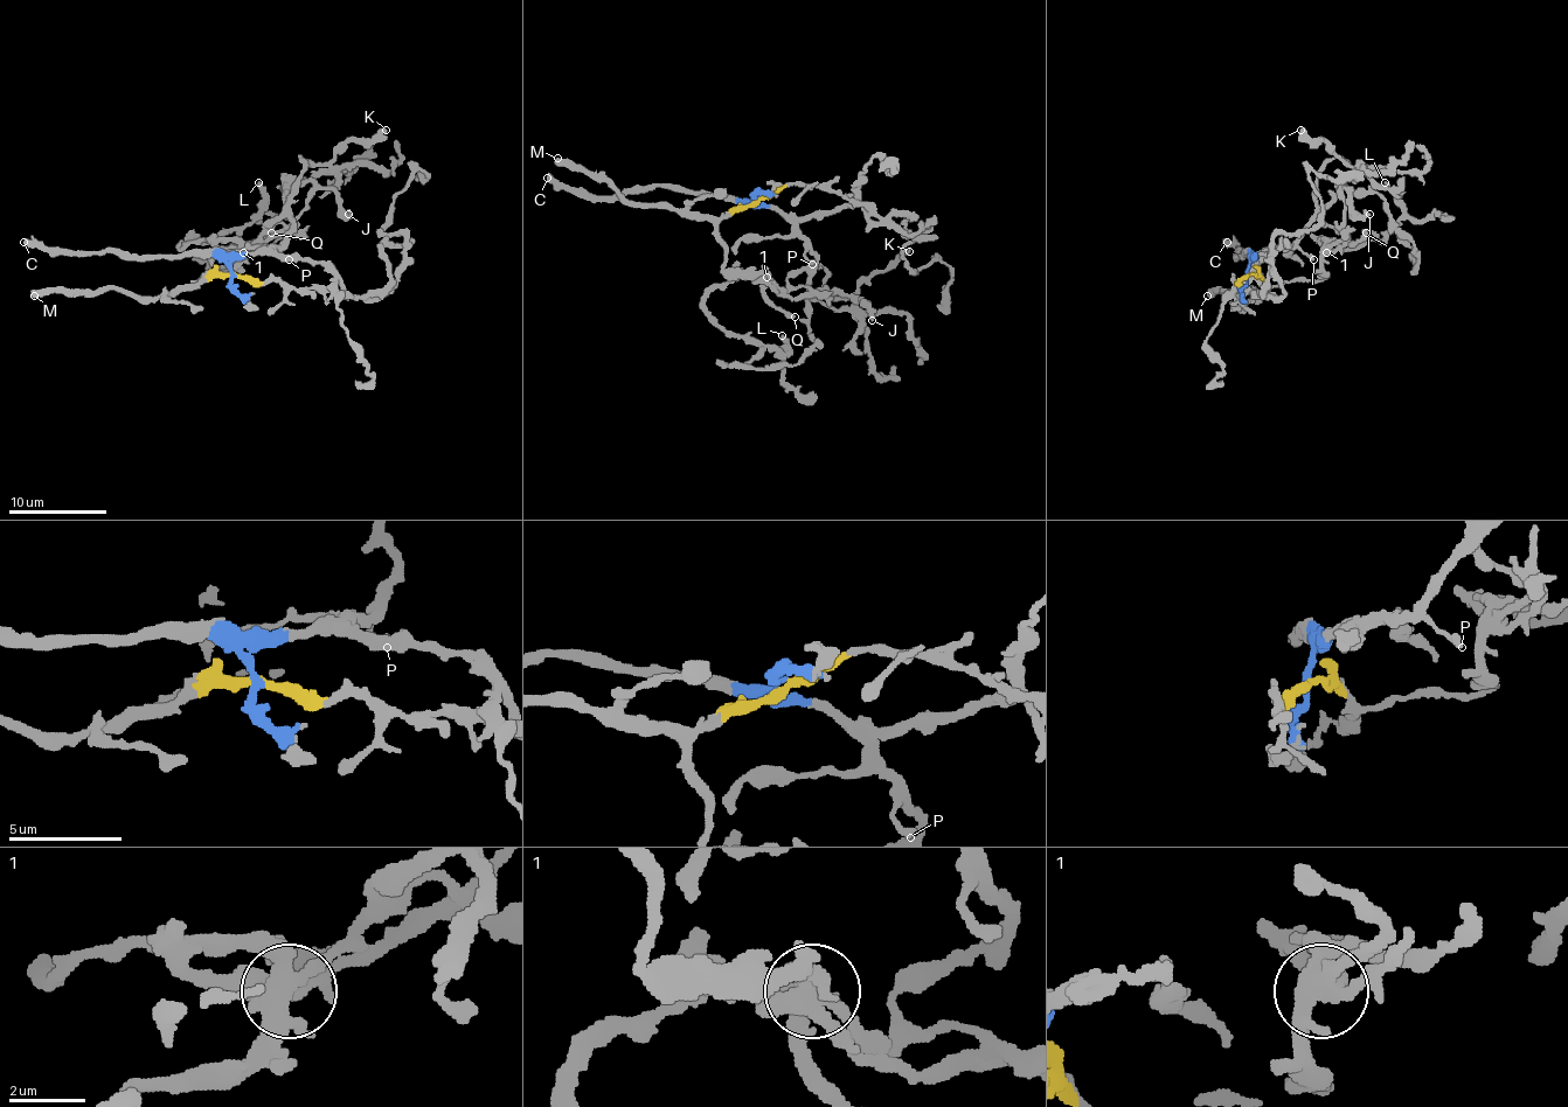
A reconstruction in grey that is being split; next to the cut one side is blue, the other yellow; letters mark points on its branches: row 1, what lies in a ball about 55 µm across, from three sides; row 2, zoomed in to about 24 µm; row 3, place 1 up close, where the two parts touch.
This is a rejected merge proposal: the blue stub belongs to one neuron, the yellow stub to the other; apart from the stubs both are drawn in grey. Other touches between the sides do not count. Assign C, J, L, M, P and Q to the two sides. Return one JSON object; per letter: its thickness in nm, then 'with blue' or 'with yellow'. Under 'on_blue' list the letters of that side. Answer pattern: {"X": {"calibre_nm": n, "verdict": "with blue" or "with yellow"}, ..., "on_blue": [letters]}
{"C": {"calibre_nm": 550, "verdict": "with blue"}, "J": {"calibre_nm": 400, "verdict": "with blue"}, "L": {"calibre_nm": 320, "verdict": "with yellow"}, "M": {"calibre_nm": 600, "verdict": "with yellow"}, "P": {"calibre_nm": 360, "verdict": "with blue"}, "Q": {"calibre_nm": 460, "verdict": "with yellow"}, "on_blue": ["C", "J", "P"]}

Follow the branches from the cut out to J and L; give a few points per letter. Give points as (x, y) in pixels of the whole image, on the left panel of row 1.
J: (233, 276), (235, 259), (282, 244), (291, 228), (286, 196), (309, 181), (331, 188), (347, 213)
L: (235, 276), (194, 286), (228, 271), (230, 239), (181, 246), (252, 220), (257, 181)

